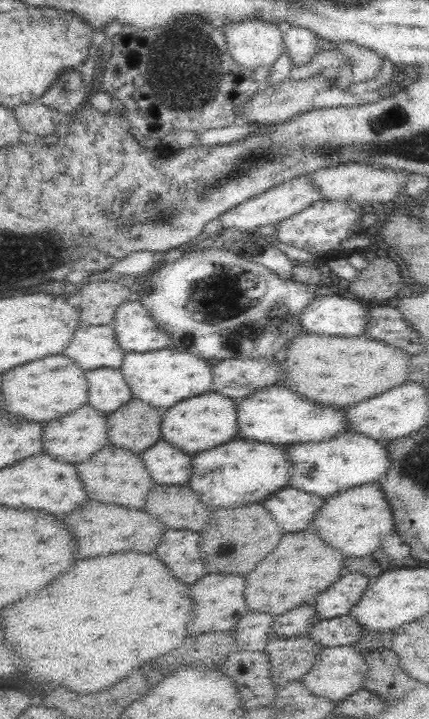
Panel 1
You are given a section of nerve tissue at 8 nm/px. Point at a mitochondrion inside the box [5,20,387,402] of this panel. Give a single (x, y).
(201, 76)

